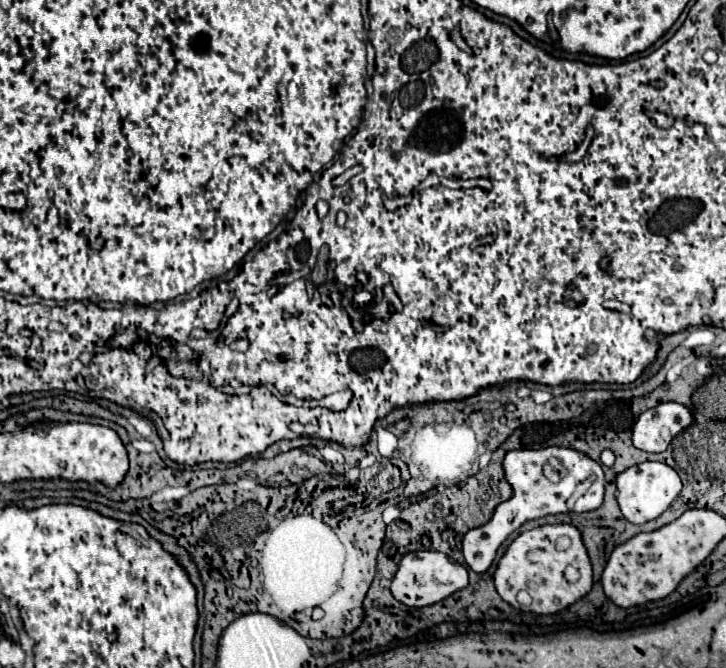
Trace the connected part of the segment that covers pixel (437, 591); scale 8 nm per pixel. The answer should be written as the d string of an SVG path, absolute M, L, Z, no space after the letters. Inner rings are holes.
M421 550L406 554L400 564L398 564L398 572L392 580L392 596L396 600L400 600L406 606L428 606L434 602L444 600L446 596L462 590L468 586L468 578L466 578L466 568L460 562L454 562L450 556L446 556L444 552L434 552L434 550Z

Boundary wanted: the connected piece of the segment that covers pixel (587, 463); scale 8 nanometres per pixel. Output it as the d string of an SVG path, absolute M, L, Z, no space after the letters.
M548 446L540 450L510 450L506 452L502 466L504 476L512 486L512 496L494 508L492 518L486 524L468 530L464 536L464 558L474 572L488 570L500 544L524 522L560 512L588 512L602 504L606 484L602 466L576 448Z

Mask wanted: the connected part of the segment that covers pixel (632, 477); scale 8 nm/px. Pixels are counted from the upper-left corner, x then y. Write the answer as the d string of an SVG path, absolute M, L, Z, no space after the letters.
M642 462L616 474L616 488L618 504L624 518L632 524L644 524L648 520L658 518L676 500L682 490L682 481L674 468L662 462Z

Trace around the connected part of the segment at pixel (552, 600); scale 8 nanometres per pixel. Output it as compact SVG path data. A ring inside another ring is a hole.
M544 524L532 530L522 532L502 554L498 560L496 572L494 572L494 584L502 600L512 604L518 610L534 612L534 614L554 614L570 606L572 602L584 598L592 588L592 564L582 540L582 532L572 524ZM566 536L570 546L558 548L558 540ZM574 566L580 572L580 578L576 582L568 582L564 578L564 568ZM518 588L526 588L532 596L530 606L522 606L516 602Z

